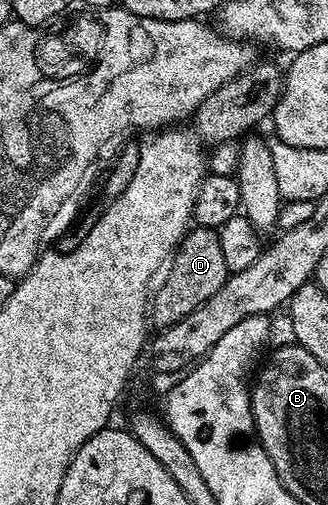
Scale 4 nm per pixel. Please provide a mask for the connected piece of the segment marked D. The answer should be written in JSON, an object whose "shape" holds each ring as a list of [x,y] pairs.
{"shape":[[[195,226],[183,235],[182,242],[175,248],[171,271],[162,275],[163,283],[159,291],[154,291],[149,302],[149,322],[152,327],[162,328],[177,324],[189,312],[201,308],[209,296],[221,292],[225,280],[229,276],[225,255],[221,252],[221,240],[214,229],[205,226]]]}

